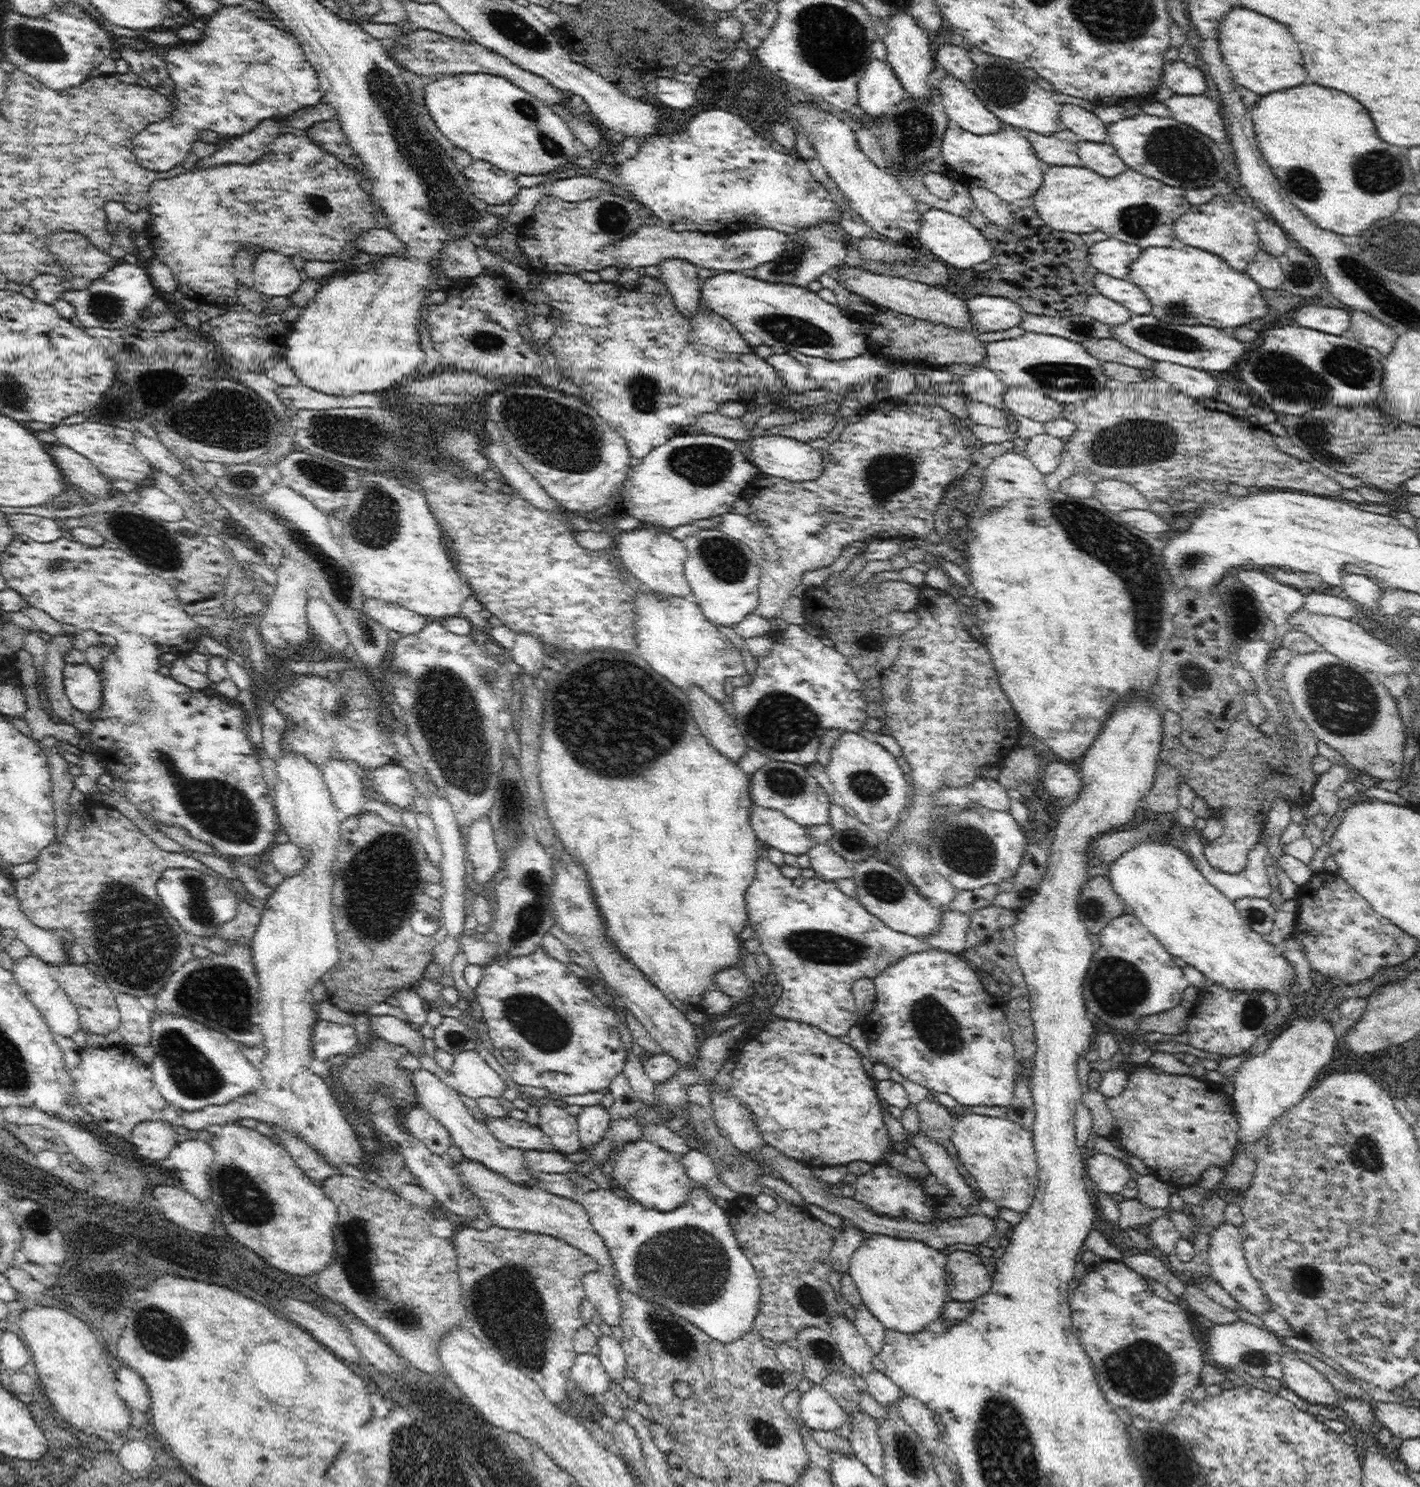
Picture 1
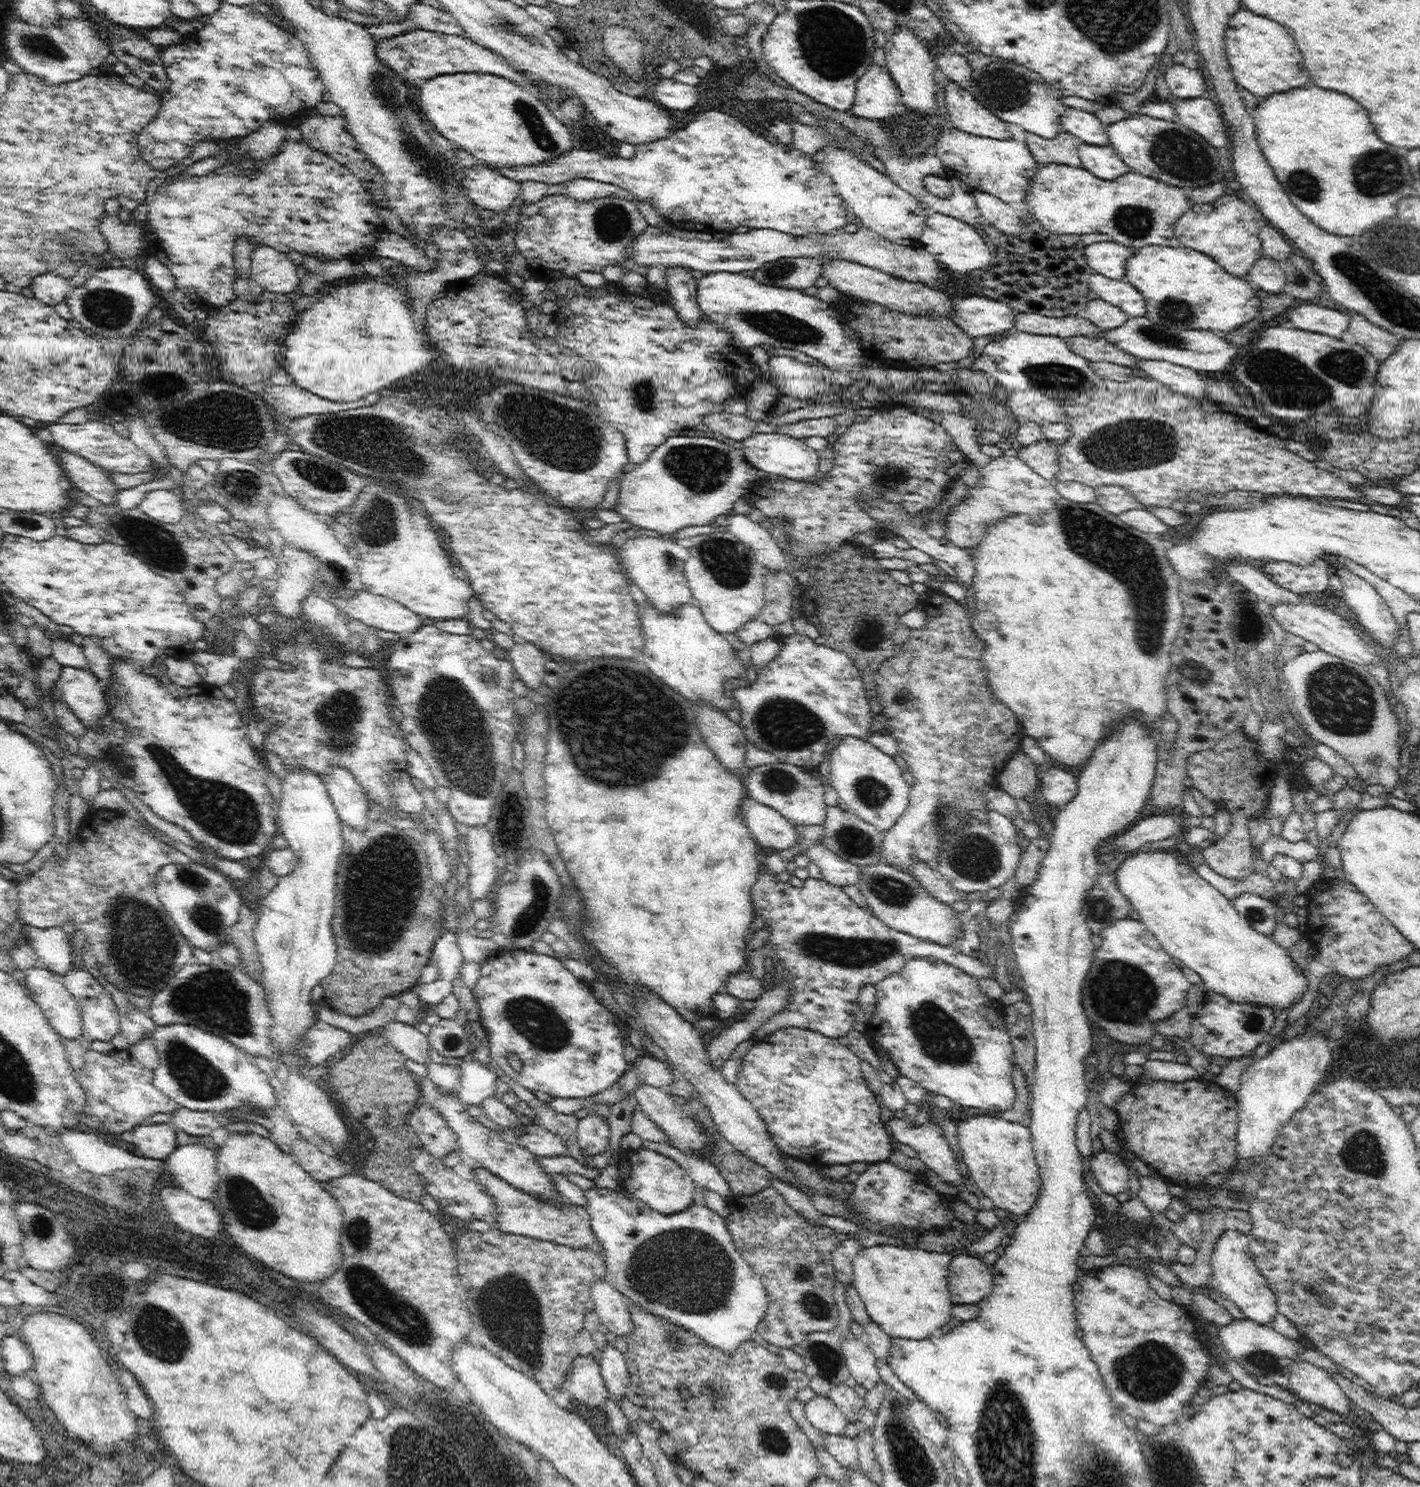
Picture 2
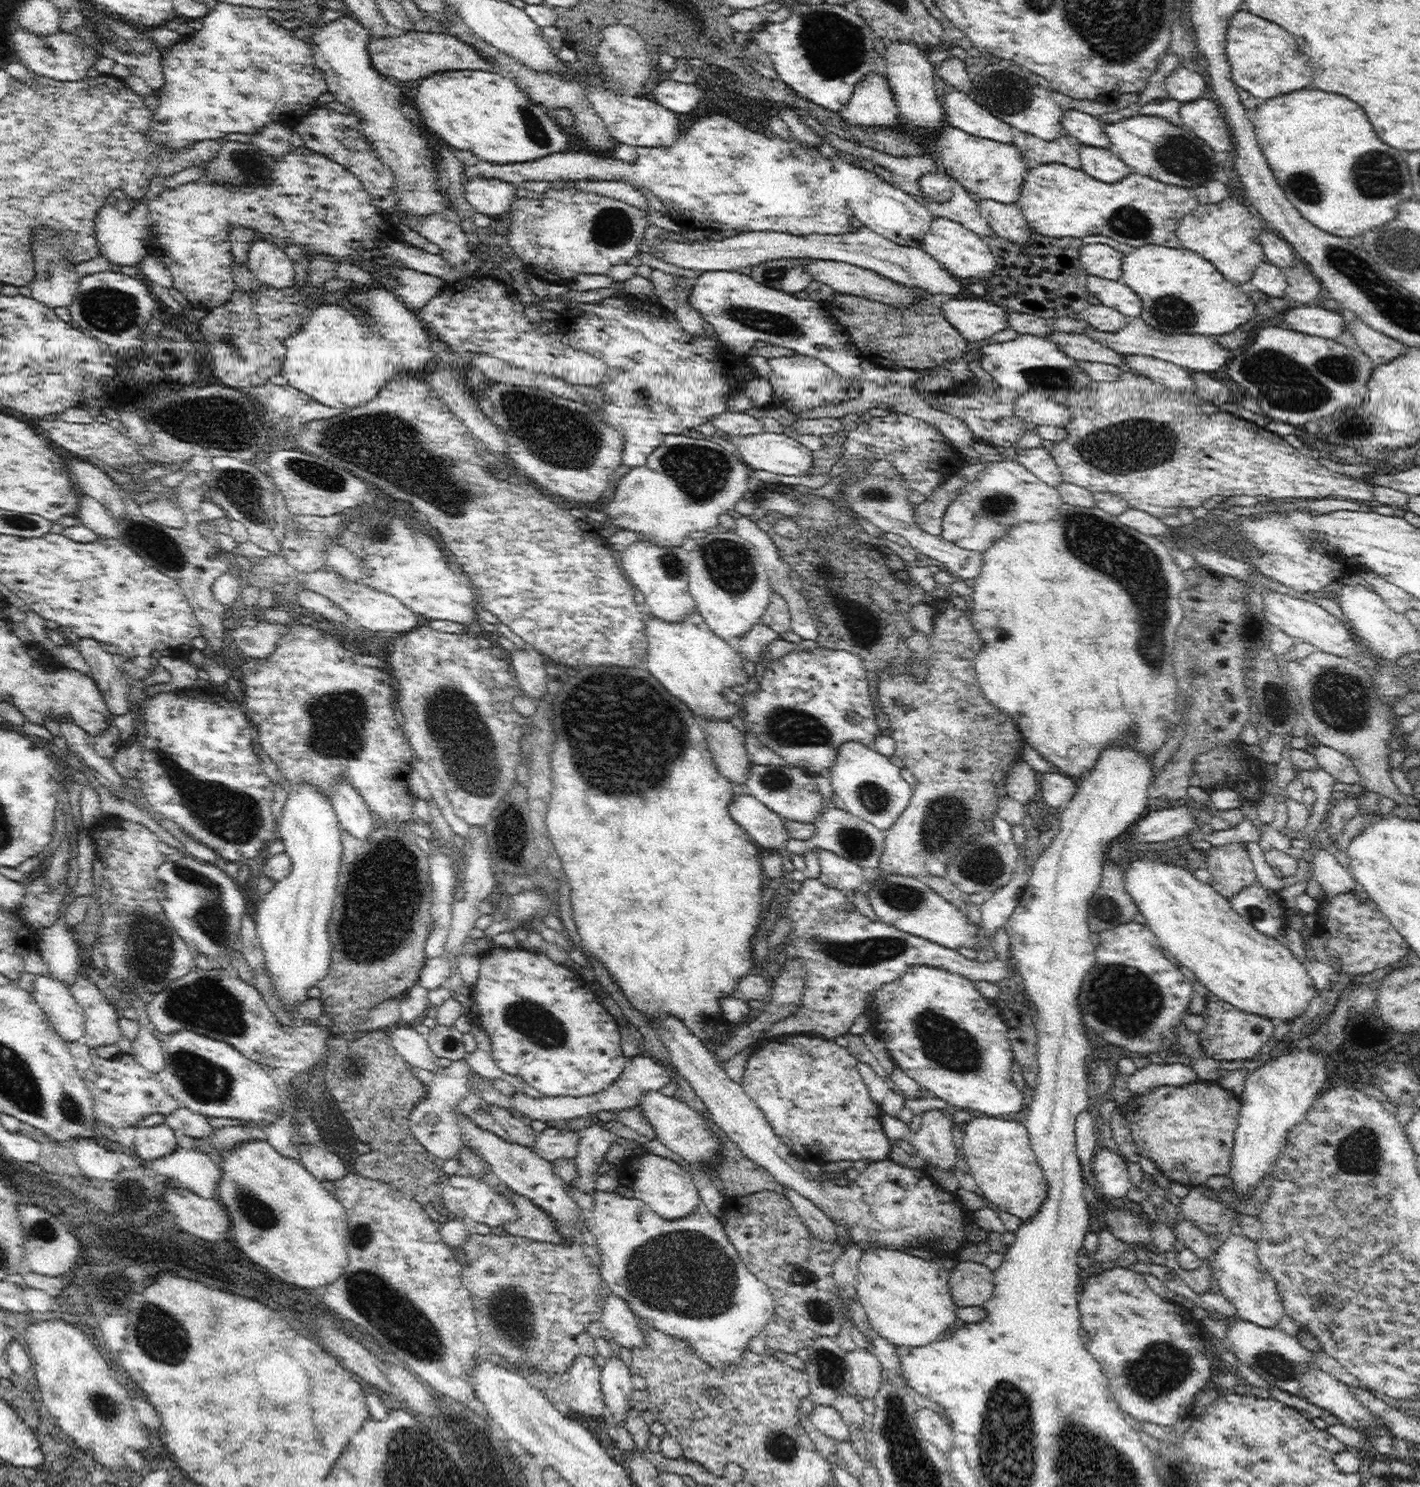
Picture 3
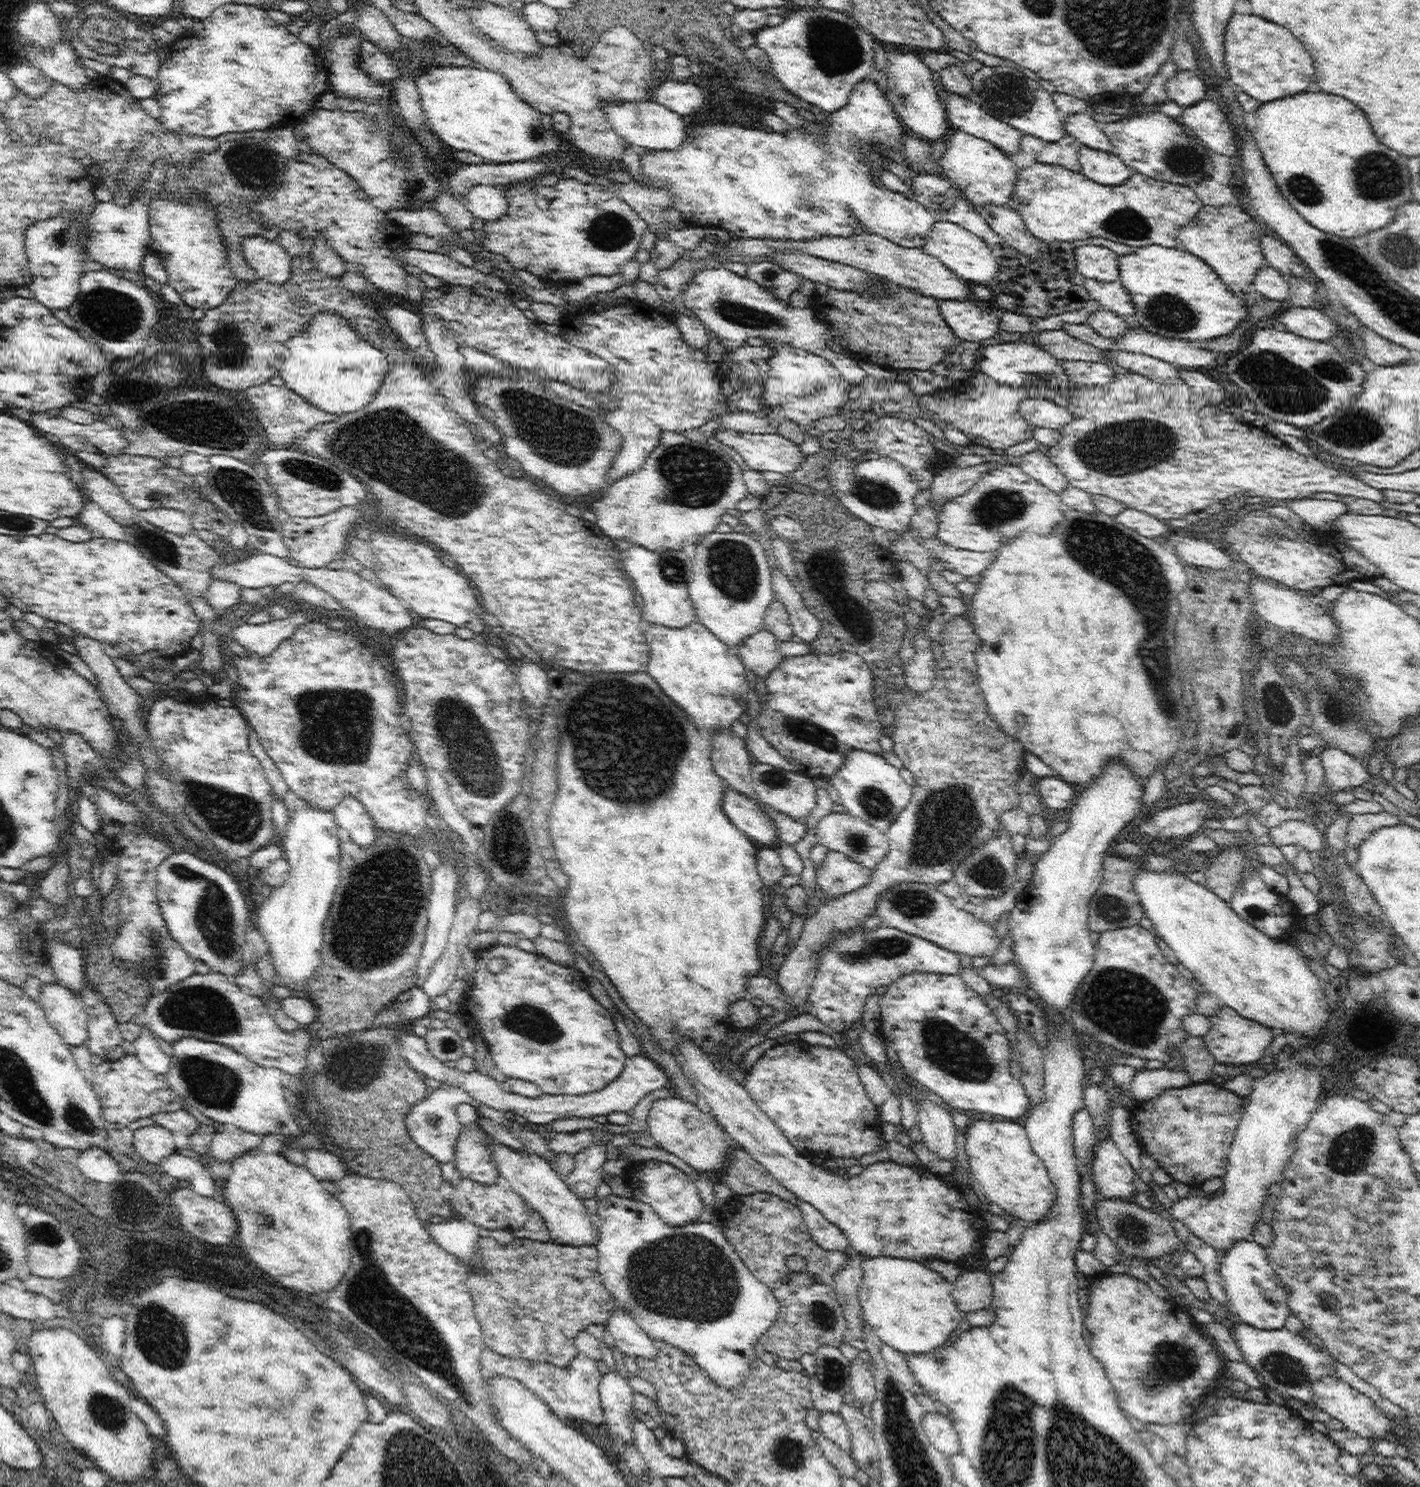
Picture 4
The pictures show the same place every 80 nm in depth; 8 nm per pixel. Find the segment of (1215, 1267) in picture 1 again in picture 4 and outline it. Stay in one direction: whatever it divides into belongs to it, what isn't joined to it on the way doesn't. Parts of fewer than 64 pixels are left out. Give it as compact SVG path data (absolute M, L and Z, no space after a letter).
M1243 1242L1225 1254L1219 1270L1225 1280L1230 1301L1229 1310L1238 1314L1238 1323L1250 1325L1254 1329L1278 1330L1286 1324L1291 1313L1287 1286L1272 1266L1269 1249L1256 1242Z

